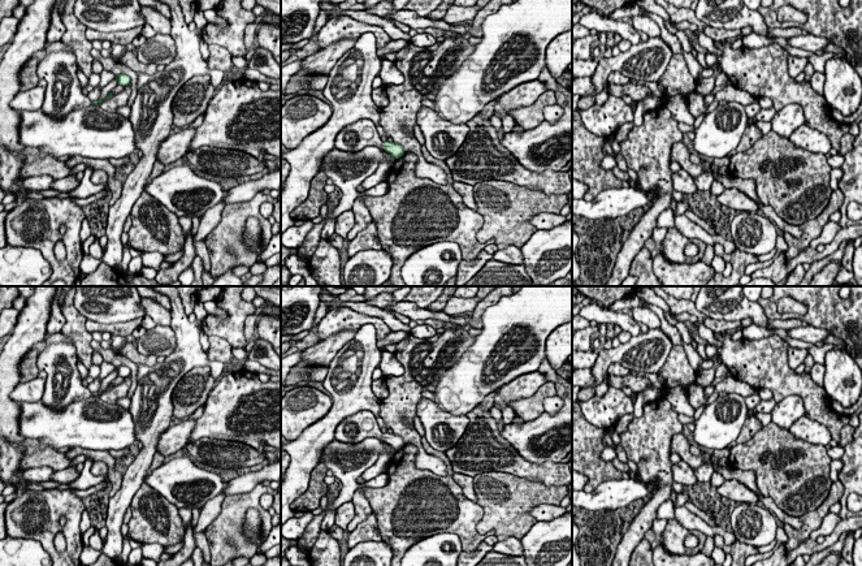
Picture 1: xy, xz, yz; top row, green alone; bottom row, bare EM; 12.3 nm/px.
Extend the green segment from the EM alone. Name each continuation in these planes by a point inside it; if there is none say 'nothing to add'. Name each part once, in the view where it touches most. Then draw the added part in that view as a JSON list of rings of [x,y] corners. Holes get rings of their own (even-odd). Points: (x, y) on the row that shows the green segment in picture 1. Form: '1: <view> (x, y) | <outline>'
1: xz (352, 138) | [[[361,118],[345,126],[335,137],[334,147],[346,152],[359,152],[360,150],[384,143],[373,121]]]

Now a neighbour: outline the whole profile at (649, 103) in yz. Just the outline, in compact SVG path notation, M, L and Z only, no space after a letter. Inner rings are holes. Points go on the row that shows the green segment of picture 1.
M653 92L649 94L646 98L638 100L636 103L634 118L633 125L641 126L644 122L644 113L647 111L653 111L660 105L659 98L657 98Z

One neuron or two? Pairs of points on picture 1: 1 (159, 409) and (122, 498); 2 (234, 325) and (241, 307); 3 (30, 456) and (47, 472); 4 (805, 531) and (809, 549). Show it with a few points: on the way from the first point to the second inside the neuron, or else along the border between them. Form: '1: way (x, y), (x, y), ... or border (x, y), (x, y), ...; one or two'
1: way (148, 431), (148, 450), (134, 476); one
2: way (235, 322), (238, 311); one
3: border (24, 469), (48, 466), (53, 471); two
4: border (809, 538), (789, 551), (784, 548); two

